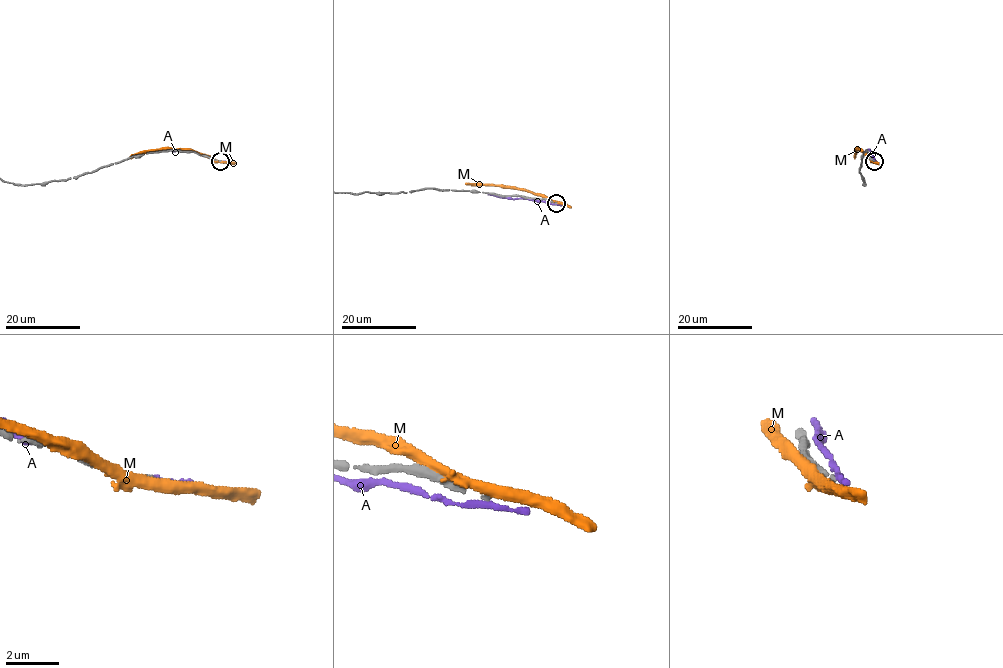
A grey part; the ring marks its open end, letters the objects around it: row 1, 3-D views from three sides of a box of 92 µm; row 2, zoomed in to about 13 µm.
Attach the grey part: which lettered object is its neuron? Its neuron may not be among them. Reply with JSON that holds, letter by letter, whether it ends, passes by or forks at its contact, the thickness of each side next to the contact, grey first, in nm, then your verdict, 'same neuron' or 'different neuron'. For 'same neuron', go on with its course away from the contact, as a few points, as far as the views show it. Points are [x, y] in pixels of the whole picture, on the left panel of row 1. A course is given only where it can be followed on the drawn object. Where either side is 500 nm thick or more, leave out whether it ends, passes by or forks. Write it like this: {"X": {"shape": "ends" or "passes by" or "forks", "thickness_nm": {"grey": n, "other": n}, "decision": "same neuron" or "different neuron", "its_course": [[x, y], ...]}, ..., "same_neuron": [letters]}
{"A": {"shape": "passes by", "thickness_nm": {"grey": 130, "other": 190}, "decision": "different neuron"}, "M": {"shape": "passes by", "thickness_nm": {"grey": 130, "other": 420}, "decision": "different neuron"}, "same_neuron": []}

